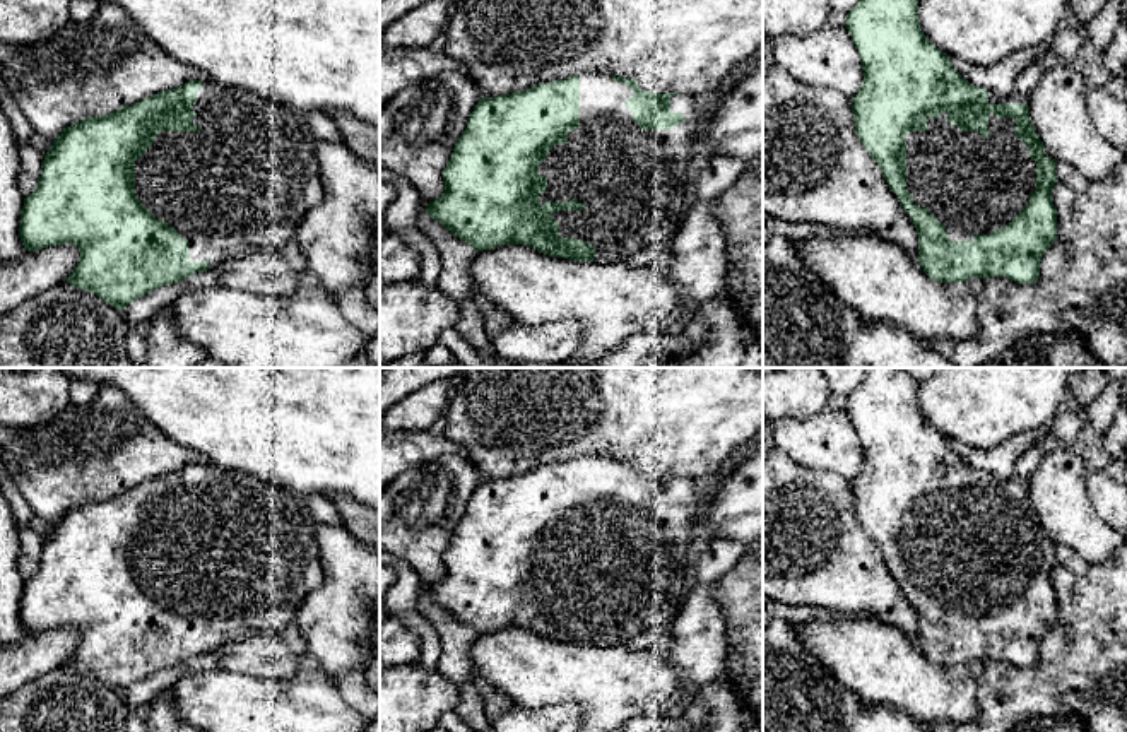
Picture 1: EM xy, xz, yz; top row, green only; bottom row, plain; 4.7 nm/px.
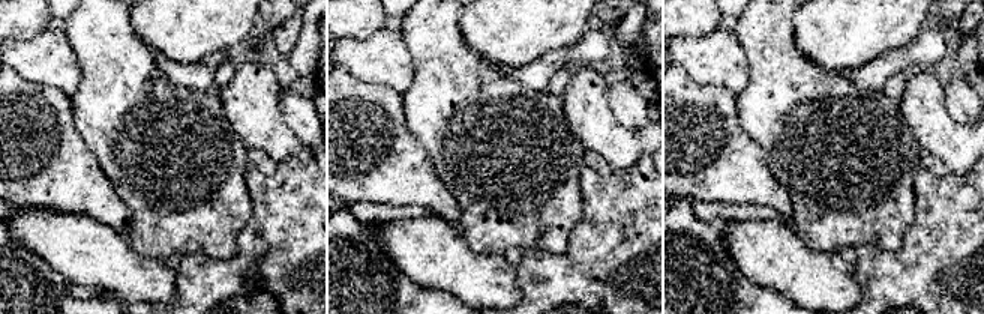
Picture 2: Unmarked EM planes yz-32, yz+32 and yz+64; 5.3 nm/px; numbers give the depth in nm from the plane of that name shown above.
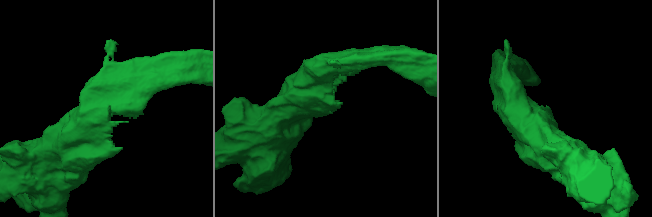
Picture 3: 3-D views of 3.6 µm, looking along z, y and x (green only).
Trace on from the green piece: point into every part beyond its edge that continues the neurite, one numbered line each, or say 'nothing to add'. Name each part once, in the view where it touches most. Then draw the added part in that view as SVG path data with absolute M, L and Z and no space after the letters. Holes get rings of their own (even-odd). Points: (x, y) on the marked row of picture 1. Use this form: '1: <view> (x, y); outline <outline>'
1: yz (972, 185); outline M947 113L927 120L925 132L906 135L906 190L917 207L925 207L946 229L951 241L971 241L977 234L992 234L1006 227L1028 204L1036 190L1036 162L1030 157L1030 147L1016 137L1014 118L988 116L988 137L980 132L963 132L947 123Z

